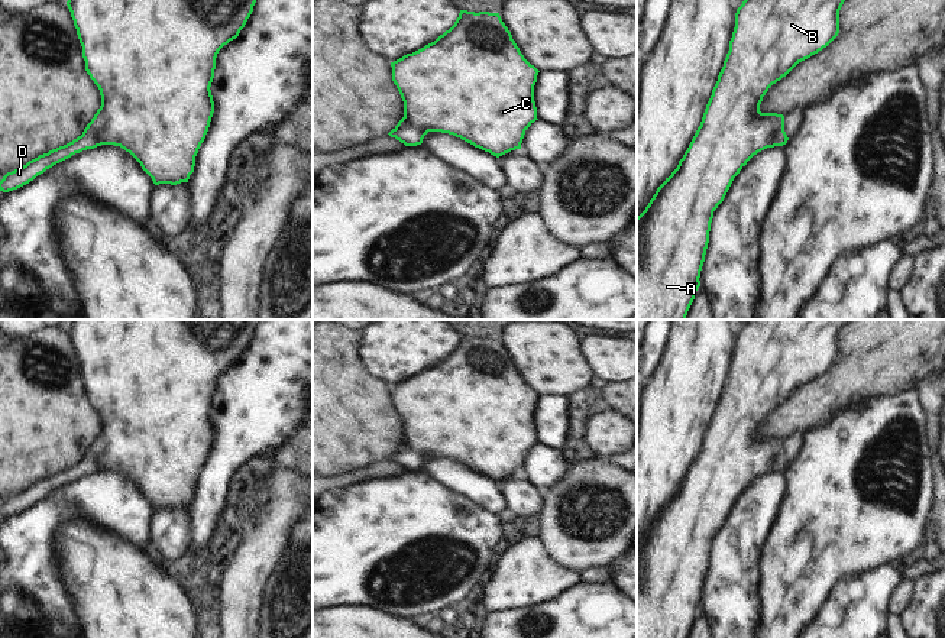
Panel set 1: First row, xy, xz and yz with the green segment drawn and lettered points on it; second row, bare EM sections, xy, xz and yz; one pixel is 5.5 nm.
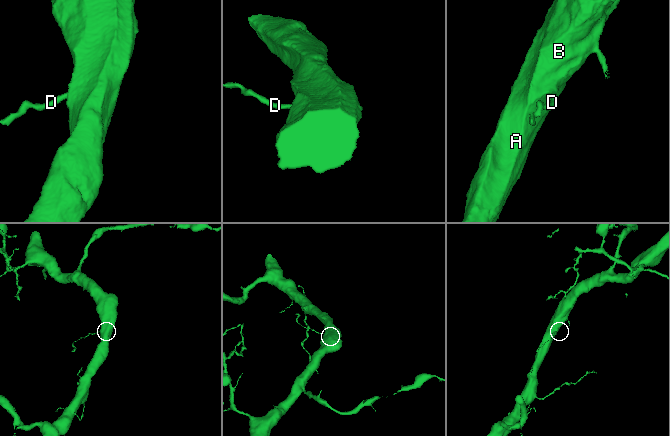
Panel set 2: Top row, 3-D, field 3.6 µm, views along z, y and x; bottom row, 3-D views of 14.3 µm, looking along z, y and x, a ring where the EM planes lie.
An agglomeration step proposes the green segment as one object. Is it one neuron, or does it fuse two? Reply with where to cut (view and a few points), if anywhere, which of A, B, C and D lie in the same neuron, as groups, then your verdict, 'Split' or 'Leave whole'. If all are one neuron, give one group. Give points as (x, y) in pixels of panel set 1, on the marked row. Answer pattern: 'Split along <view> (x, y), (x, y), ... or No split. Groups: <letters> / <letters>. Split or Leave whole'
No split. Groups: A B C D. Leave whole

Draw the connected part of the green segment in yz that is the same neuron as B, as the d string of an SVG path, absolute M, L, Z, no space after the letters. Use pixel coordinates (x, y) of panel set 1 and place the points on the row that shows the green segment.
M744 0L735 13L735 27L729 41L729 51L724 61L724 67L718 75L718 81L712 90L712 95L706 104L700 126L698 127L687 150L679 161L677 168L657 188L645 210L637 217L637 320L686 320L687 311L695 299L695 294L700 286L700 271L709 243L711 223L713 211L724 201L734 178L747 165L747 162L758 152L783 146L789 137L784 132L784 116L777 113L761 113L760 104L768 88L786 77L799 62L810 58L826 48L839 33L839 10L845 0Z

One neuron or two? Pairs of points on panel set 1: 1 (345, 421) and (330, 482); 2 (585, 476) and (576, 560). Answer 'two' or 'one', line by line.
1: two
2: one

